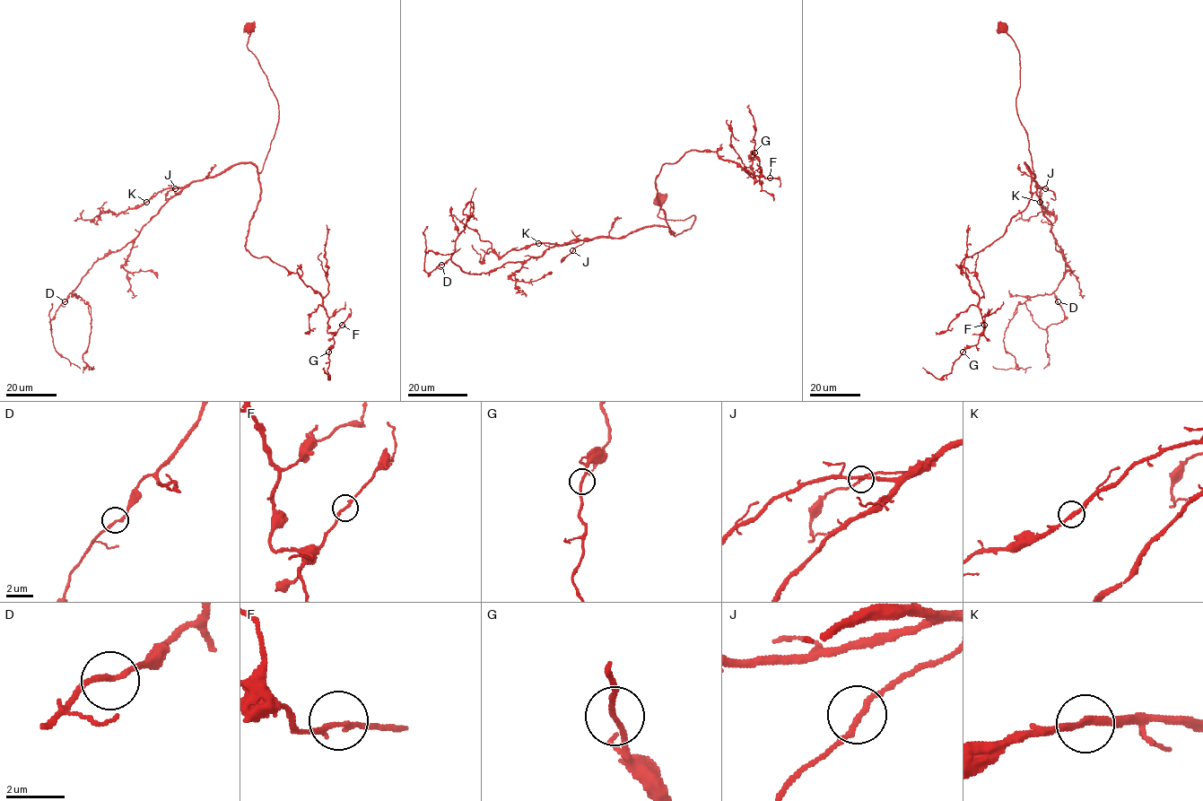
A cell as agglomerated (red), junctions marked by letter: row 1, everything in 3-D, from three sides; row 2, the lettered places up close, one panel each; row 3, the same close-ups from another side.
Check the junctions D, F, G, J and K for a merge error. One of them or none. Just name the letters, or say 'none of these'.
none of these

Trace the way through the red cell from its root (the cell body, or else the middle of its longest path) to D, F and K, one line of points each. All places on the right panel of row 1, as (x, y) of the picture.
D: (1002, 28), (1019, 54), (1015, 105), (1033, 172), (1024, 163), (1065, 260), (1064, 276), (1053, 292), (1058, 300)
F: (1002, 28), (1019, 54), (1015, 105), (1033, 172), (1026, 207), (961, 263), (979, 297), (982, 333), (984, 325)
K: (1002, 28), (1019, 54), (1016, 109), (1027, 134), (1033, 172), (1024, 163), (1041, 187), (1040, 202)

